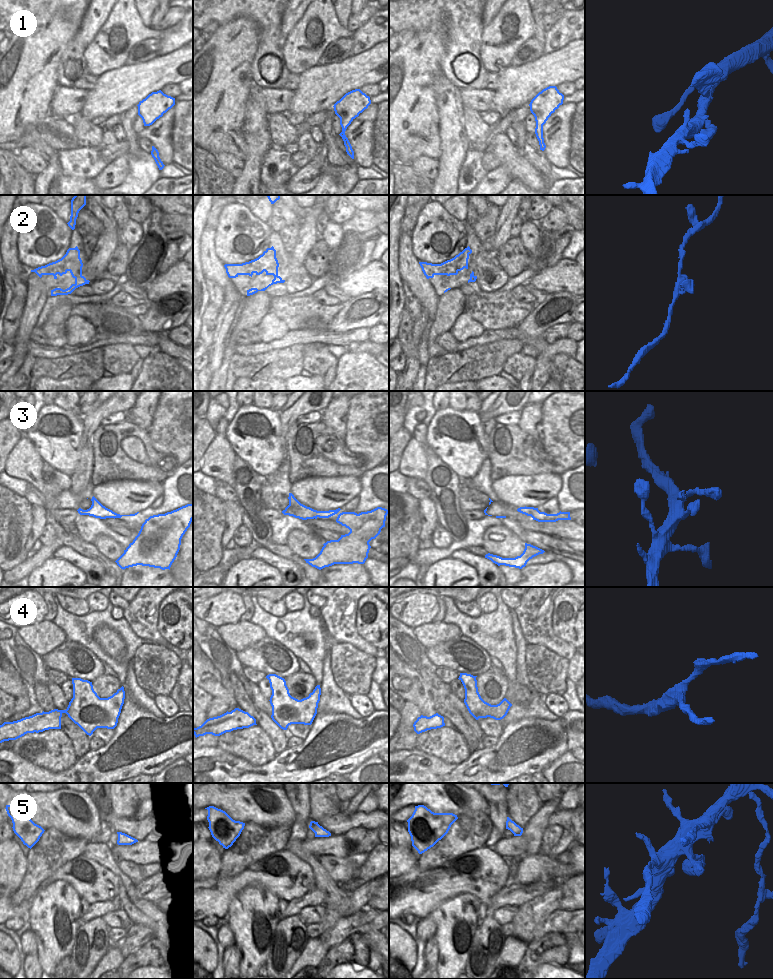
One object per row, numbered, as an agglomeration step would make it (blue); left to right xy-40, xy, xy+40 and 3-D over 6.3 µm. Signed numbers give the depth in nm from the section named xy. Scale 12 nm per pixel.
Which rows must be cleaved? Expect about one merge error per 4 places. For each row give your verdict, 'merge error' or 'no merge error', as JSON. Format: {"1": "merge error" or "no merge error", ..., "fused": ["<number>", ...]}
{"1": "no merge error", "2": "no merge error", "3": "no merge error", "4": "no merge error", "5": "no merge error", "fused": []}

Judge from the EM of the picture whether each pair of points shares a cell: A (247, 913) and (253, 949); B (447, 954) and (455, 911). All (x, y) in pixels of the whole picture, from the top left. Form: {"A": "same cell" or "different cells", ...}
{"A": "same cell", "B": "same cell"}

